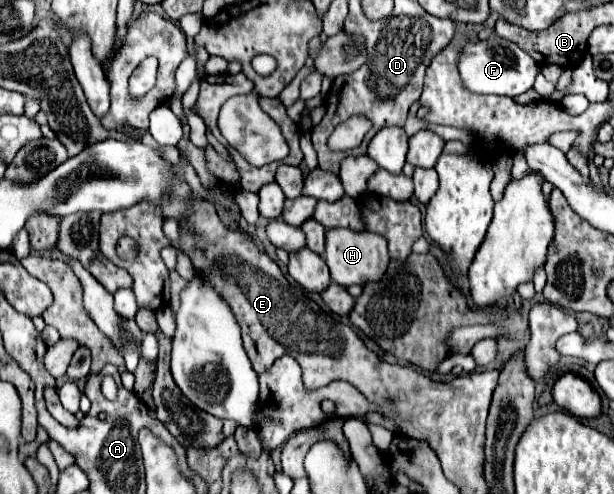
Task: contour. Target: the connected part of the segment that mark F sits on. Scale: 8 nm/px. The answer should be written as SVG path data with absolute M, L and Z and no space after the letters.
M492 35L490 39L480 41L476 45L464 47L458 61L458 69L464 85L470 91L508 95L508 97L518 97L520 93L532 89L536 77L536 61L528 53L524 53L516 43L500 39L498 35Z

